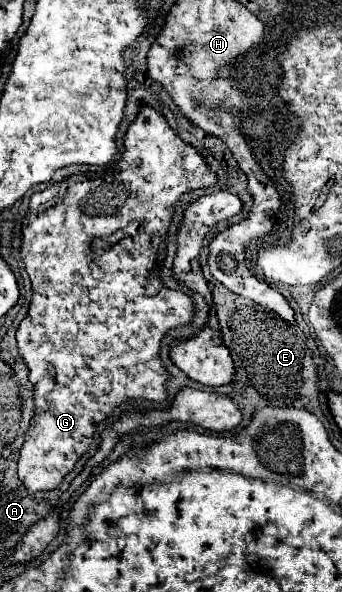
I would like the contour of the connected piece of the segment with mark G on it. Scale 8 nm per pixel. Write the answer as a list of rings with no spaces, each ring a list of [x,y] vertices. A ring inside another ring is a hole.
[[[143,106],[139,116],[135,118],[135,122],[129,126],[127,136],[125,136],[125,152],[121,156],[121,160],[117,160],[109,170],[103,170],[101,176],[97,180],[91,182],[83,182],[83,186],[79,186],[81,190],[81,200],[77,196],[73,198],[57,198],[57,202],[51,206],[51,210],[43,210],[43,208],[33,208],[25,222],[23,222],[23,234],[21,234],[21,258],[25,264],[25,270],[31,278],[31,288],[33,288],[33,296],[31,296],[31,304],[29,304],[29,312],[27,316],[21,320],[19,330],[17,330],[17,346],[19,346],[19,354],[23,356],[23,362],[29,368],[29,382],[33,384],[35,392],[33,392],[33,402],[35,402],[35,416],[29,424],[29,430],[25,434],[25,442],[17,460],[19,466],[19,478],[27,490],[29,496],[35,496],[39,492],[51,492],[57,490],[59,484],[63,482],[63,478],[71,472],[71,468],[77,464],[77,460],[91,448],[93,442],[93,434],[97,432],[99,422],[107,420],[113,410],[121,404],[127,404],[131,400],[149,400],[149,402],[165,402],[167,400],[167,390],[165,384],[169,380],[169,372],[165,370],[161,358],[159,358],[159,350],[161,350],[161,338],[181,326],[181,324],[191,324],[195,318],[195,304],[193,298],[187,296],[185,292],[179,290],[171,290],[167,288],[161,278],[155,274],[155,254],[157,248],[153,244],[153,236],[161,236],[161,246],[165,248],[167,236],[169,236],[169,226],[173,220],[173,212],[175,212],[175,204],[179,202],[179,198],[187,192],[195,189],[209,188],[217,184],[217,174],[209,168],[209,164],[203,160],[203,156],[187,142],[183,142],[169,126],[167,118],[163,112],[159,112],[153,106]],[[131,222],[139,222],[137,224],[137,232],[135,234],[127,234],[125,228]]]

